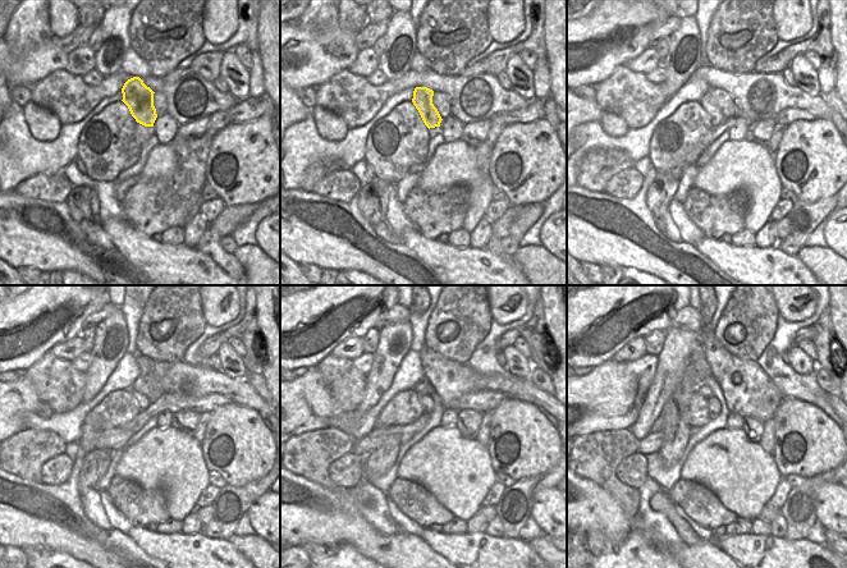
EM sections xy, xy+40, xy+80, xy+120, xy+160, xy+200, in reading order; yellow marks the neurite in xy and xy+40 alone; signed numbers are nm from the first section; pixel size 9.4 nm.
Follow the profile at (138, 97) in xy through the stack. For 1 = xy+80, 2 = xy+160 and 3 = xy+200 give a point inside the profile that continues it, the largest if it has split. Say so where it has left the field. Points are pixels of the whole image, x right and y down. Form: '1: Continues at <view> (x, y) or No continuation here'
1: Continues at xy+80 (714, 113)
2: Continues at xy+160 (426, 401)
3: Continues at xy+200 (714, 404)

